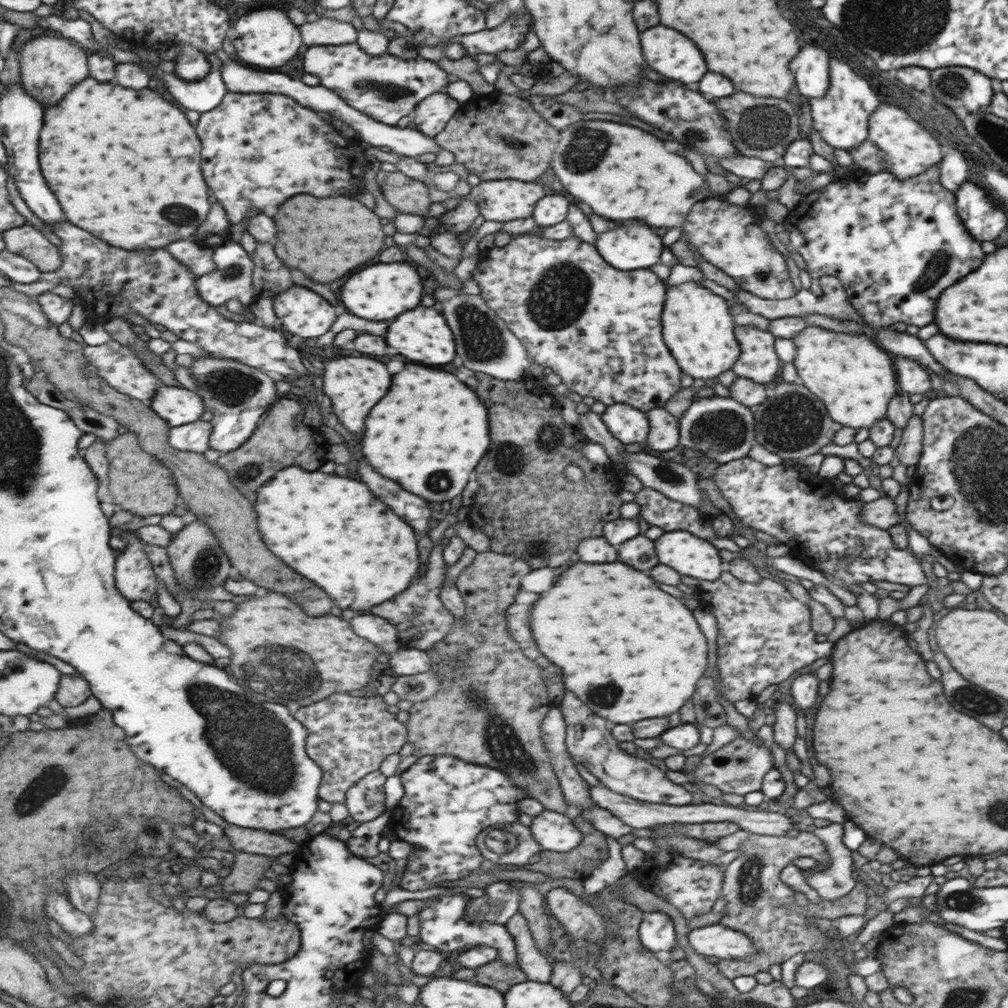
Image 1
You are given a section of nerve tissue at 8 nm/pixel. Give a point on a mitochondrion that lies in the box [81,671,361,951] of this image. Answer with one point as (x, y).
(248, 737)

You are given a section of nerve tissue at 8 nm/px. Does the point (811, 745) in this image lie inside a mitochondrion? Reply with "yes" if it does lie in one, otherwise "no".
no

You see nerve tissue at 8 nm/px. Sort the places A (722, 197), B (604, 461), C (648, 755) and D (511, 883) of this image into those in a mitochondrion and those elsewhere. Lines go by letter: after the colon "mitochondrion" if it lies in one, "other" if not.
A: other
B: other
C: other
D: other

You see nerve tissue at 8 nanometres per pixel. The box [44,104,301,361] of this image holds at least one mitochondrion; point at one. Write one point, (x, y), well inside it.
(176, 214)

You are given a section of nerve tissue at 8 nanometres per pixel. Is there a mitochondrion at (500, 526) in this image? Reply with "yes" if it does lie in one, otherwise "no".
no

